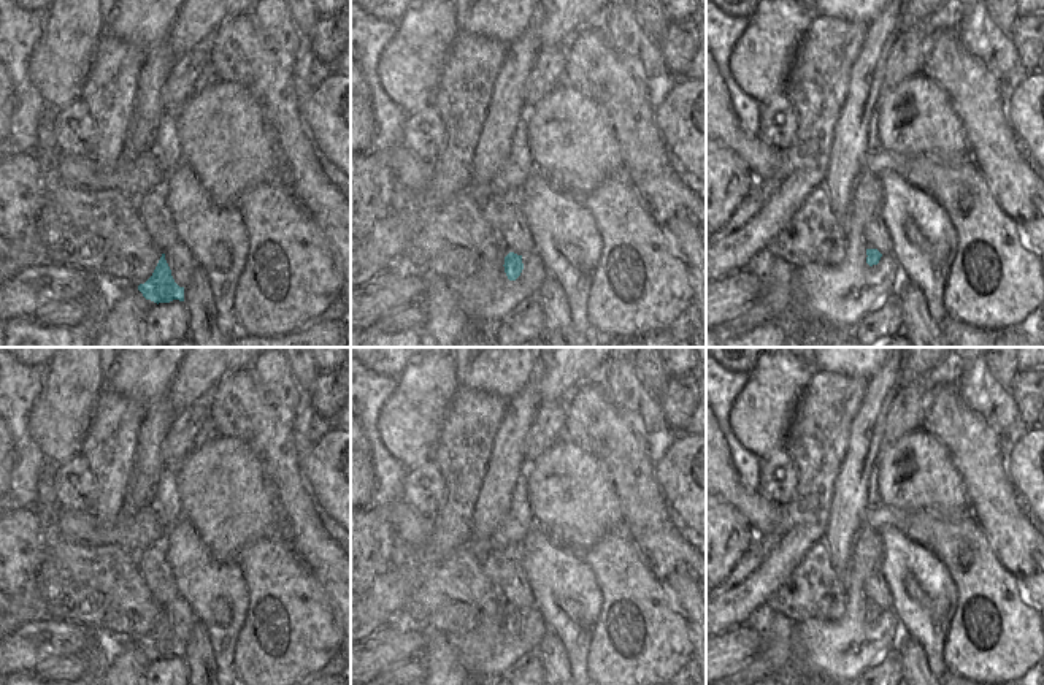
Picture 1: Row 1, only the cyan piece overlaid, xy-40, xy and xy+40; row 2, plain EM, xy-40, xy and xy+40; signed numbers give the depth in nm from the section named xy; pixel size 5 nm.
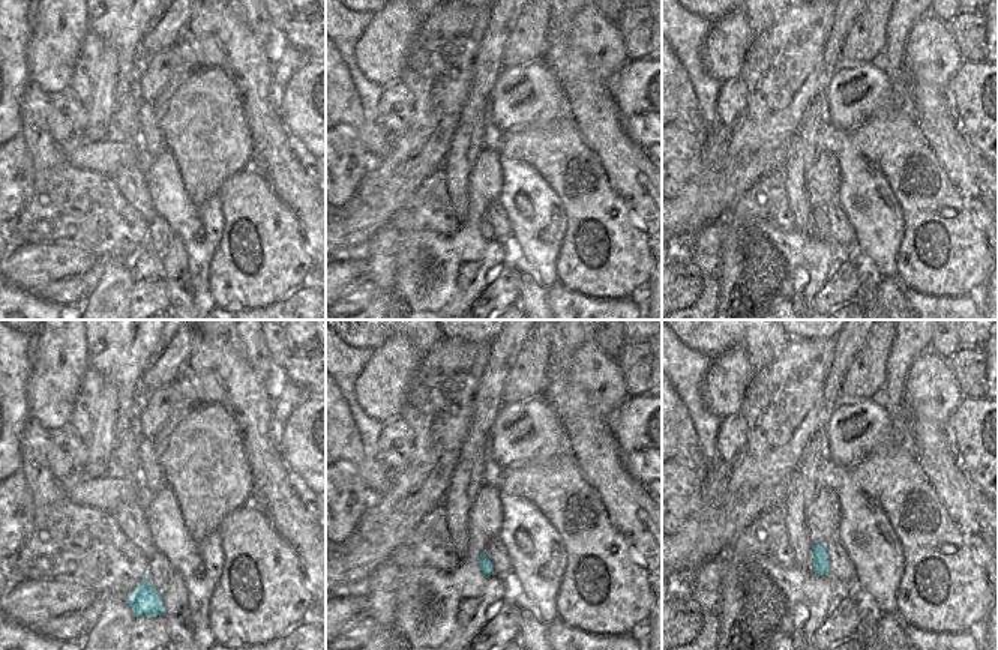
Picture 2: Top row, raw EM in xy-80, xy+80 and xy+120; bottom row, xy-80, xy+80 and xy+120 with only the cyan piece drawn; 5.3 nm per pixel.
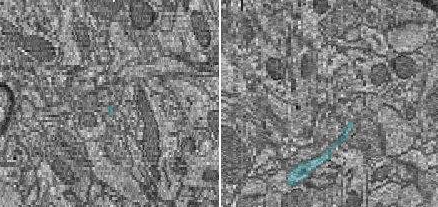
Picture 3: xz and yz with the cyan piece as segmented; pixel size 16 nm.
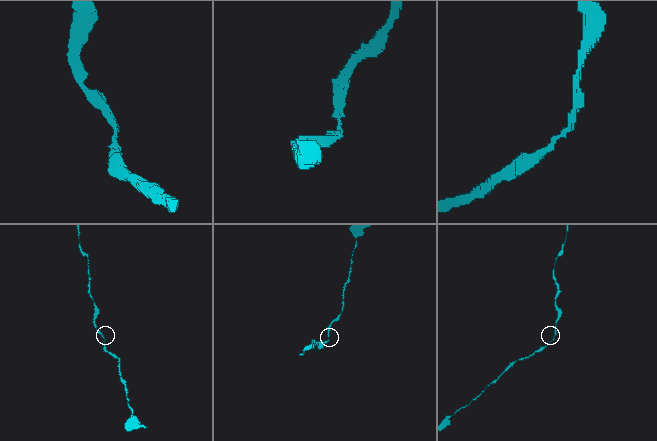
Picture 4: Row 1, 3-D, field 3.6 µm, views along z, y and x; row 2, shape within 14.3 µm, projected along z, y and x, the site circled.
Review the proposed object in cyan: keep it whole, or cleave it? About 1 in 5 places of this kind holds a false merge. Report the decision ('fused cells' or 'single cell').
single cell

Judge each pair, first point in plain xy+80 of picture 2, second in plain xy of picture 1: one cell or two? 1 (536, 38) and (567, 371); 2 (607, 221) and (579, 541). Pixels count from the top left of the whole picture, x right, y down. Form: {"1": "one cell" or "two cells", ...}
{"1": "two cells", "2": "two cells"}

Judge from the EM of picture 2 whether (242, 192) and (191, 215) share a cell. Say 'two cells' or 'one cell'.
two cells

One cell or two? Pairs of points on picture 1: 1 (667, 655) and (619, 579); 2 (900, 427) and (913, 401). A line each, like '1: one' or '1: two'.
1: one
2: one

